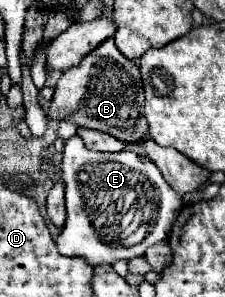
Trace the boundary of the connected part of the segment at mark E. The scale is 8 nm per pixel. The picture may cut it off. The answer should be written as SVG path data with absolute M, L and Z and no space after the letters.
M77 134L65 142L61 172L63 172L65 196L67 196L67 220L57 238L57 248L63 256L81 256L91 266L97 266L101 262L113 264L117 260L131 260L143 256L149 246L169 238L171 224L175 222L183 206L177 192L171 190L171 186L165 182L163 174L151 160L147 158L143 160L141 156L129 150L117 154L87 150Z

